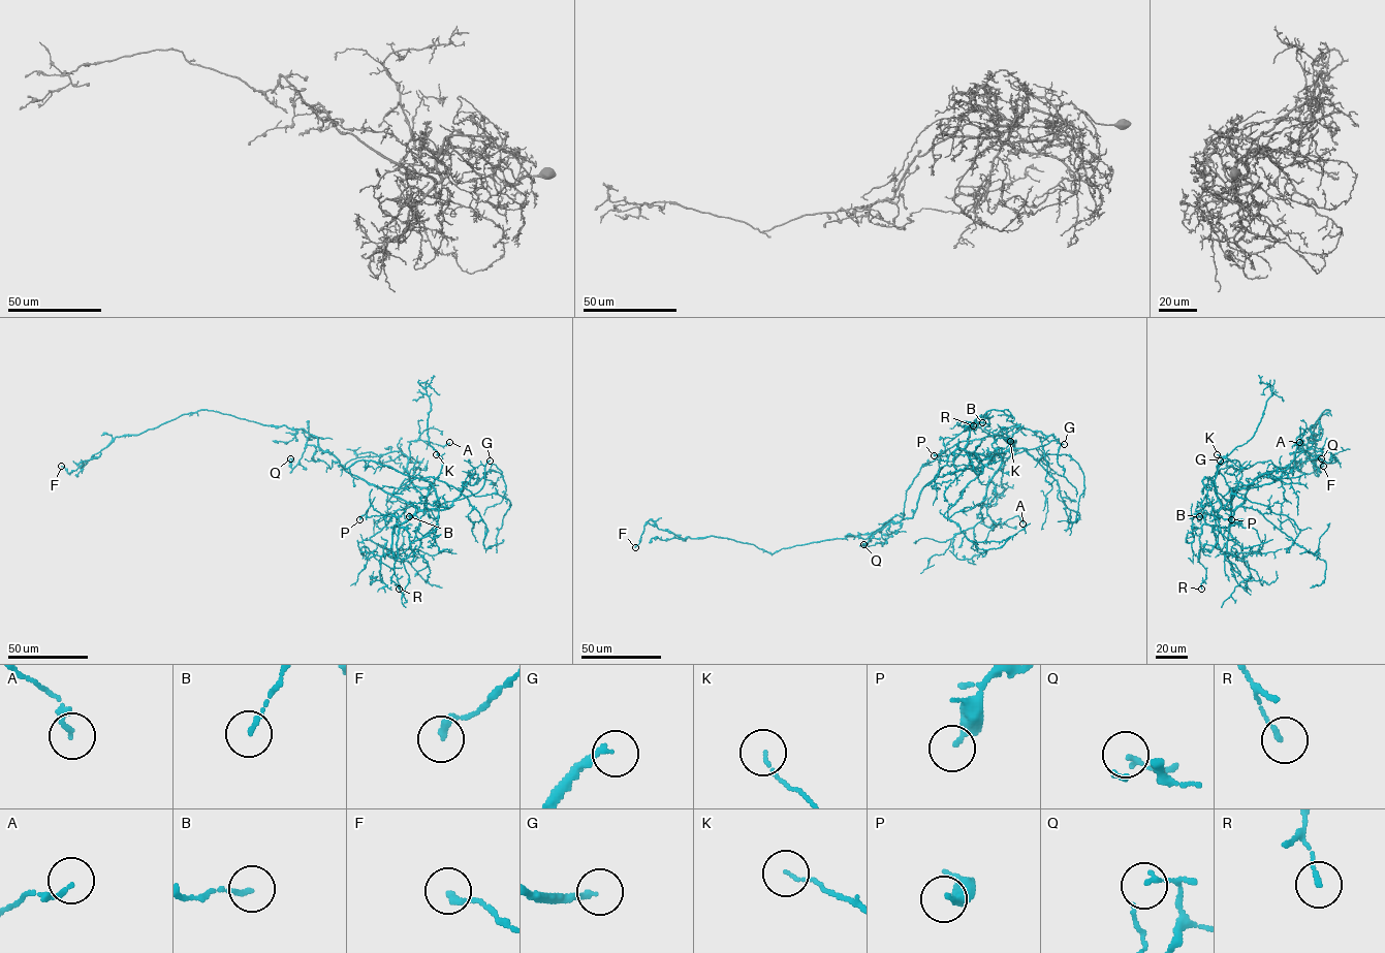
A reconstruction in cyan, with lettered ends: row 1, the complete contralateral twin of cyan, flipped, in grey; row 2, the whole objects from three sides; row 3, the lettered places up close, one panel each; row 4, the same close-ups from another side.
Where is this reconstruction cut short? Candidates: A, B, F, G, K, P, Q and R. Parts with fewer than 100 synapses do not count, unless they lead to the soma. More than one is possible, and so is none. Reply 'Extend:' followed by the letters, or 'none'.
Extend: G

